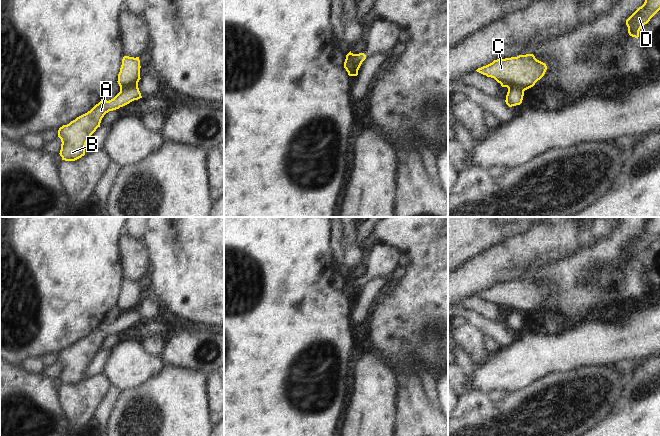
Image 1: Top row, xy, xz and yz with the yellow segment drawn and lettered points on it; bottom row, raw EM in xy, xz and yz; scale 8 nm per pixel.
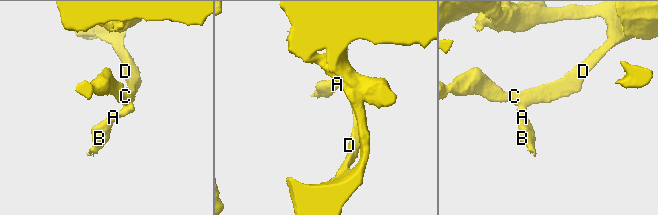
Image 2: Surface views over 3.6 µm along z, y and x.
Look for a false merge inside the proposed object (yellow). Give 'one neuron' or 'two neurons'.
two neurons

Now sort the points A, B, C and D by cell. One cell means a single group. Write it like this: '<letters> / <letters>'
A B / C D

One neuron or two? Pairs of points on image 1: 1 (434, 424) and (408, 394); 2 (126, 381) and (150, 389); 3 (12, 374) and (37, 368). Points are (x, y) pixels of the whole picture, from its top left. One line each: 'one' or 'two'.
1: one
2: two
3: two

